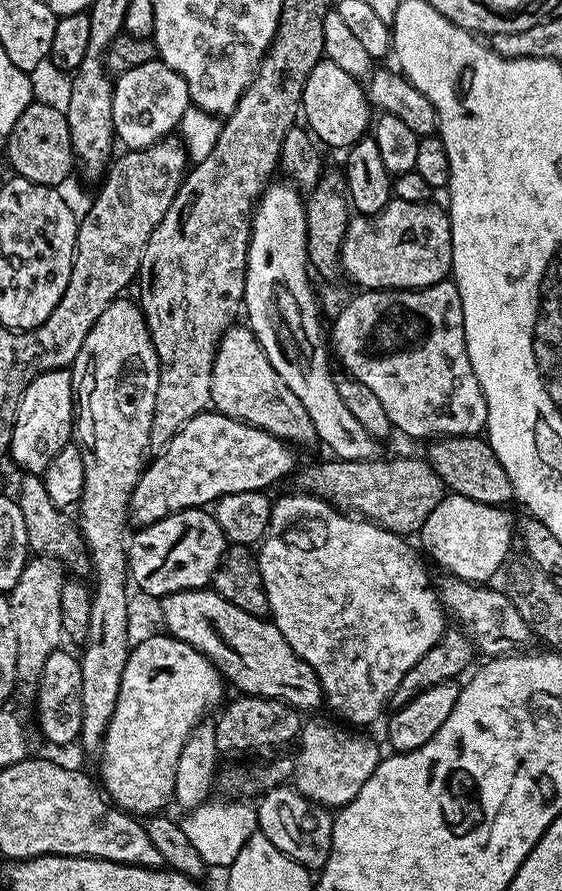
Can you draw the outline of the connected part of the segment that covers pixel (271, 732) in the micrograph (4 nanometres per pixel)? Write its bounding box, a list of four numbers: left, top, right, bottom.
[215,694,302,752]

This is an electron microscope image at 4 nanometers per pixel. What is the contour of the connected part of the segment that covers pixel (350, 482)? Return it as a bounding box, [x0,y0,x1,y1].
[294,458,446,538]

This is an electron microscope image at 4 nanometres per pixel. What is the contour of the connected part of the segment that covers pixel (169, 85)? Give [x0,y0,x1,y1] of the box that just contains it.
[112,58,189,150]

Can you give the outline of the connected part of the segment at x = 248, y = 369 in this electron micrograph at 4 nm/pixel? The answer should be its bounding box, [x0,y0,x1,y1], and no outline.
[210,326,317,446]

